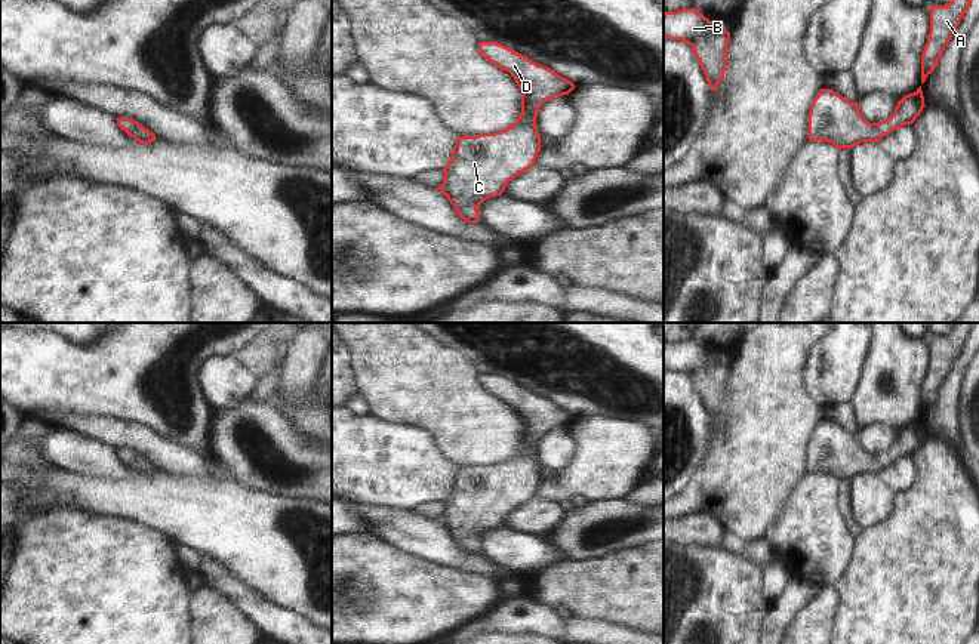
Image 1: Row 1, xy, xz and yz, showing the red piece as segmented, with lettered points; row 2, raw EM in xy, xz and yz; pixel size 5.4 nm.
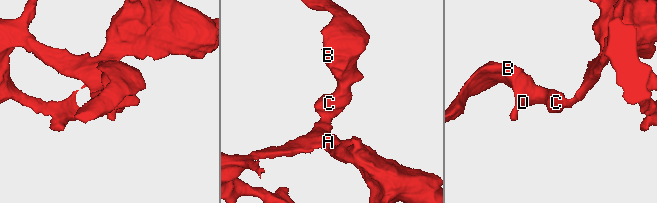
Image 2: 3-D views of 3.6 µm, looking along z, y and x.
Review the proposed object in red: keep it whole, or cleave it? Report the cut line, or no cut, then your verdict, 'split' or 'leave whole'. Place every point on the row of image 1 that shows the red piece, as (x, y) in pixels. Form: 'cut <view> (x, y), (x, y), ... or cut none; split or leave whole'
cut none; leave whole

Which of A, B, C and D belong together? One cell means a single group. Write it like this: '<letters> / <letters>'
A B C D

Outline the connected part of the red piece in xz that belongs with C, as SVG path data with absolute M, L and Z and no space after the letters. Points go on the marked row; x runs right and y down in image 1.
M480 41L478 52L508 71L523 96L521 114L514 124L495 133L459 136L443 169L438 189L468 224L480 221L477 209L484 200L501 195L511 179L535 166L542 147L536 126L539 108L575 89L567 78L498 41Z

